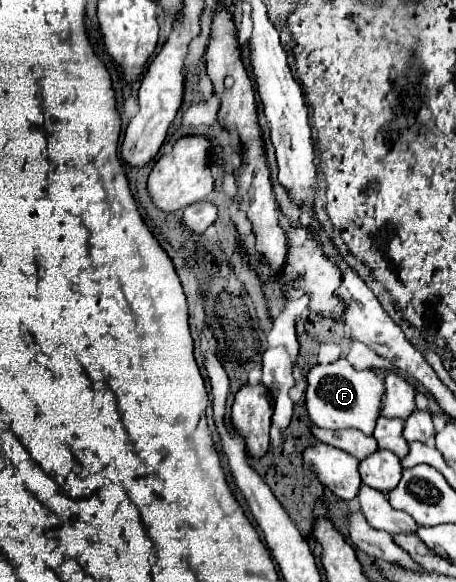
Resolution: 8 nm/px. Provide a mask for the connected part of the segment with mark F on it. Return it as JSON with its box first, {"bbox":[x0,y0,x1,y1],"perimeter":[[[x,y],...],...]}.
{"bbox":[306,358,384,434],"perimeter":[[[340,358],[332,364],[312,366],[306,380],[306,410],[312,424],[328,430],[358,428],[364,434],[372,434],[384,394],[384,380],[380,380],[372,370],[356,370],[346,358]]]}

